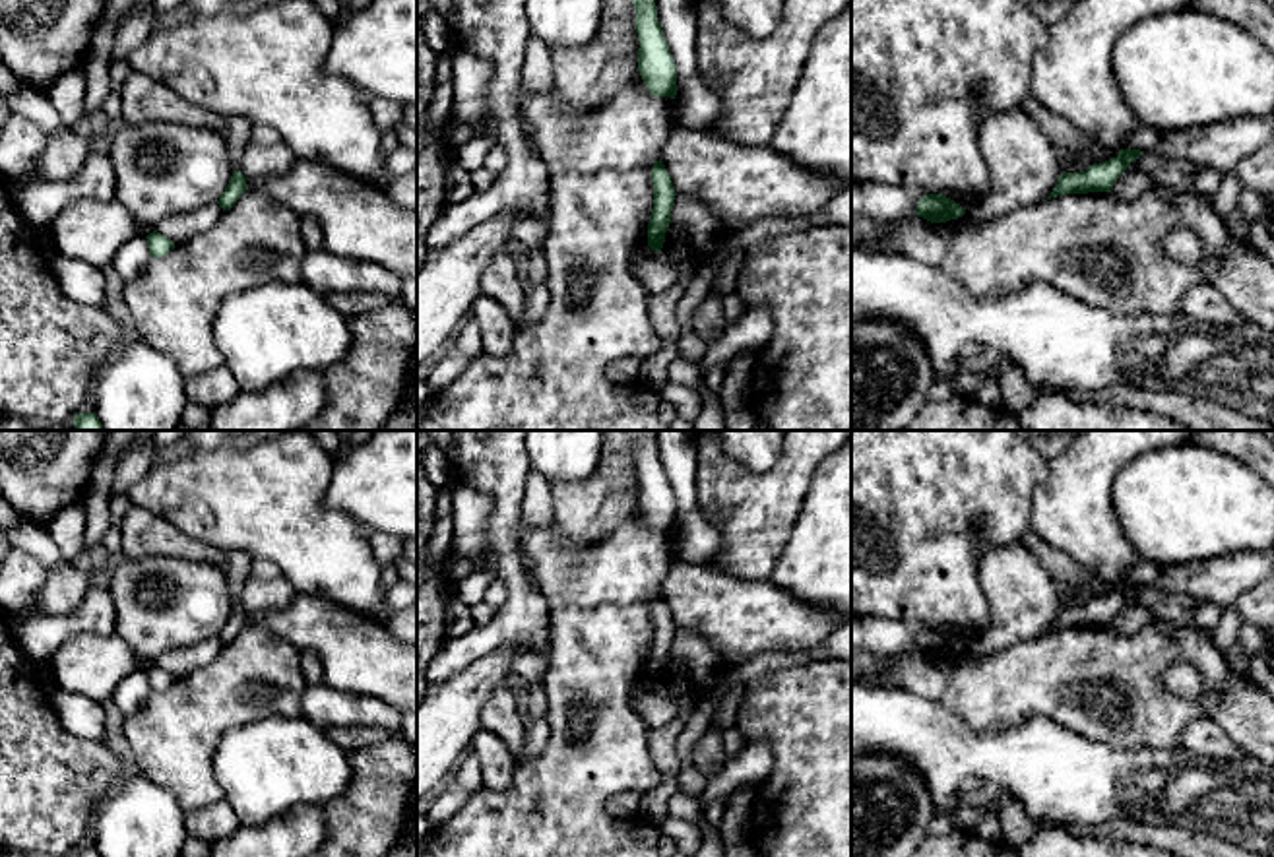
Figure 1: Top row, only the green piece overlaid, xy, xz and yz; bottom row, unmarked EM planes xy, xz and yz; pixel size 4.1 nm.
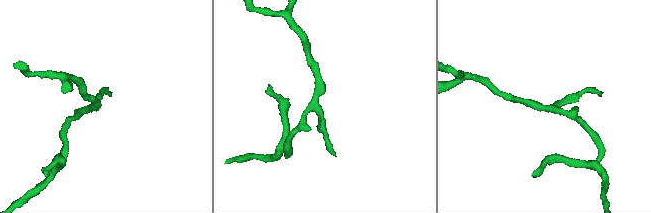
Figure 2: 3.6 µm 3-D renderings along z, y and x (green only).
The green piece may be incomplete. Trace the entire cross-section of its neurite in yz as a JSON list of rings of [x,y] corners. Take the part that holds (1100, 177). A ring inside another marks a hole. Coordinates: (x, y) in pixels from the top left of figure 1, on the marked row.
[[[1121,149],[1117,157],[1105,163],[1094,163],[1080,173],[1061,173],[1051,198],[1067,194],[1088,194],[1088,192],[1111,192],[1115,180],[1134,163],[1144,151],[1140,149]]]

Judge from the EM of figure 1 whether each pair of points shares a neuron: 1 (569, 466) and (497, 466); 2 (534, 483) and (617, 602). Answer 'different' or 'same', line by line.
1: different
2: different

